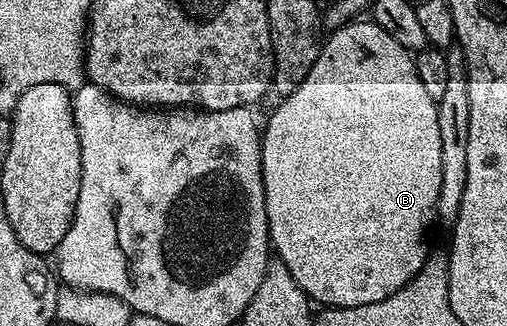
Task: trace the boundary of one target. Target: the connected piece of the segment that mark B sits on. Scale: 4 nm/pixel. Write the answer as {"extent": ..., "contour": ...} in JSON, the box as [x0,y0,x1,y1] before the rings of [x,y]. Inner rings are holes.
{"extent":[261,20,440,307],"contour":[[[351,20],[344,26],[337,27],[330,39],[321,43],[316,64],[304,76],[304,84],[292,92],[292,96],[281,99],[278,107],[264,122],[261,131],[262,140],[262,183],[266,197],[266,215],[273,253],[277,261],[282,262],[288,272],[292,272],[292,280],[300,284],[306,297],[323,307],[359,306],[373,304],[384,300],[393,293],[400,292],[421,272],[426,262],[426,233],[430,225],[435,225],[438,213],[438,197],[440,196],[440,124],[438,123],[438,103],[428,96],[424,83],[416,72],[411,51],[404,49],[384,28],[380,28],[372,20]]]}

